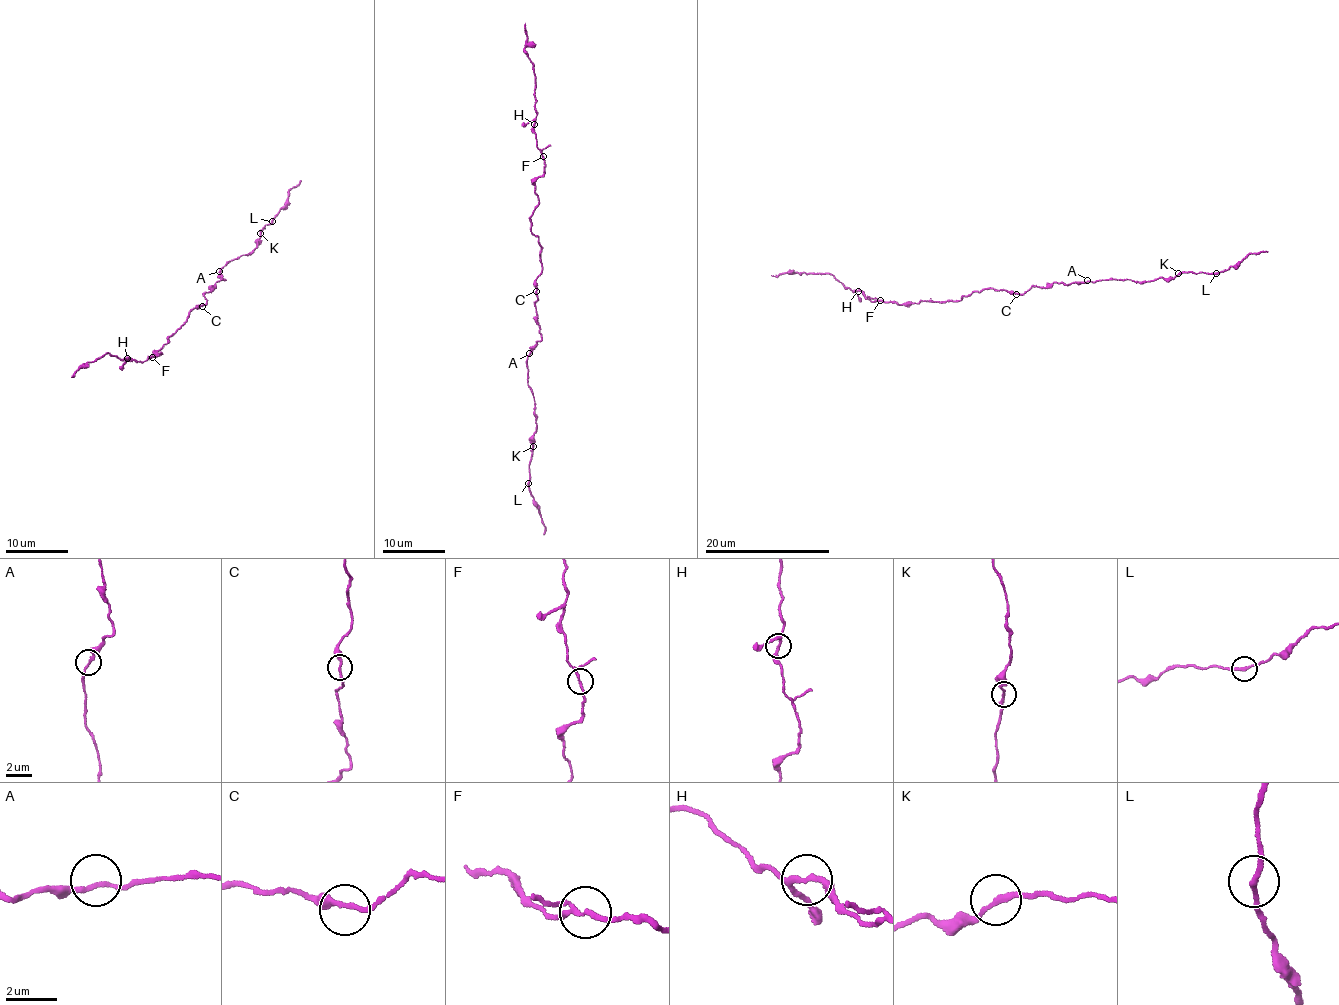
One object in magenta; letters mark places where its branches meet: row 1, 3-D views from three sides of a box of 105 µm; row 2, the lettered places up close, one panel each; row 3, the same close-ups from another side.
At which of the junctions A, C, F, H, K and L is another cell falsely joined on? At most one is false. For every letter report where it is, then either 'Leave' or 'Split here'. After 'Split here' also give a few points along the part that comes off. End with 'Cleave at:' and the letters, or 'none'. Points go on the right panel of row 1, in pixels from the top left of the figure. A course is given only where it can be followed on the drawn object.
A: Place: (1087, 280). Leave
C: Place: (1016, 294). Leave
F: Place: (880, 300). Leave
H: Place: (858, 291). Leave
K: Place: (1178, 273). Leave
L: Place: (1216, 273). Leave
Cleave at: none

